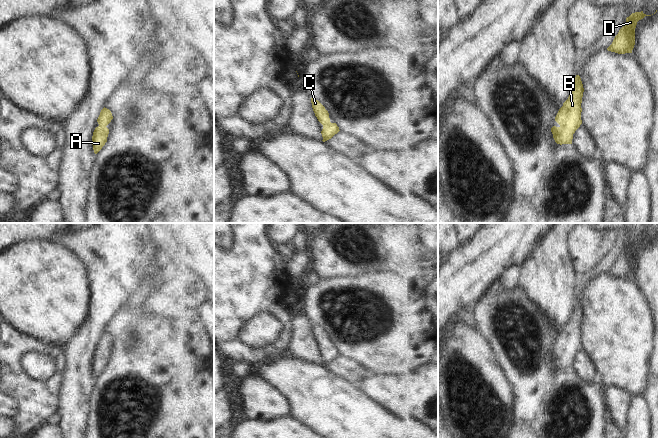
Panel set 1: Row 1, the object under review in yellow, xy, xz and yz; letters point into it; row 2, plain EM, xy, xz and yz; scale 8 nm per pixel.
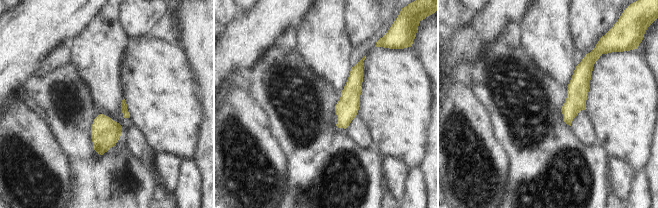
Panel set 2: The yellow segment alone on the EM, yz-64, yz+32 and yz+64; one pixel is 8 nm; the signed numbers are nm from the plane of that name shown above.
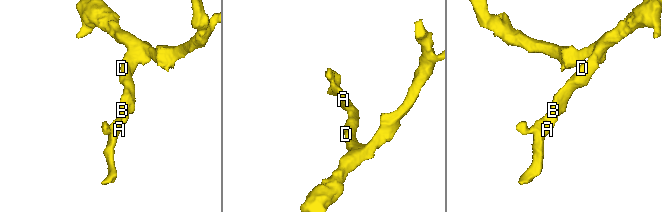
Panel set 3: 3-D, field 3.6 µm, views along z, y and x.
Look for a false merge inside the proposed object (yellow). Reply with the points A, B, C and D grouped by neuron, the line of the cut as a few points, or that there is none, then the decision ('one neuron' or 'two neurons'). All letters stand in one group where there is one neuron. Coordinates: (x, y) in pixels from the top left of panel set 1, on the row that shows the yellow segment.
A B C D | no cut | one neuron

